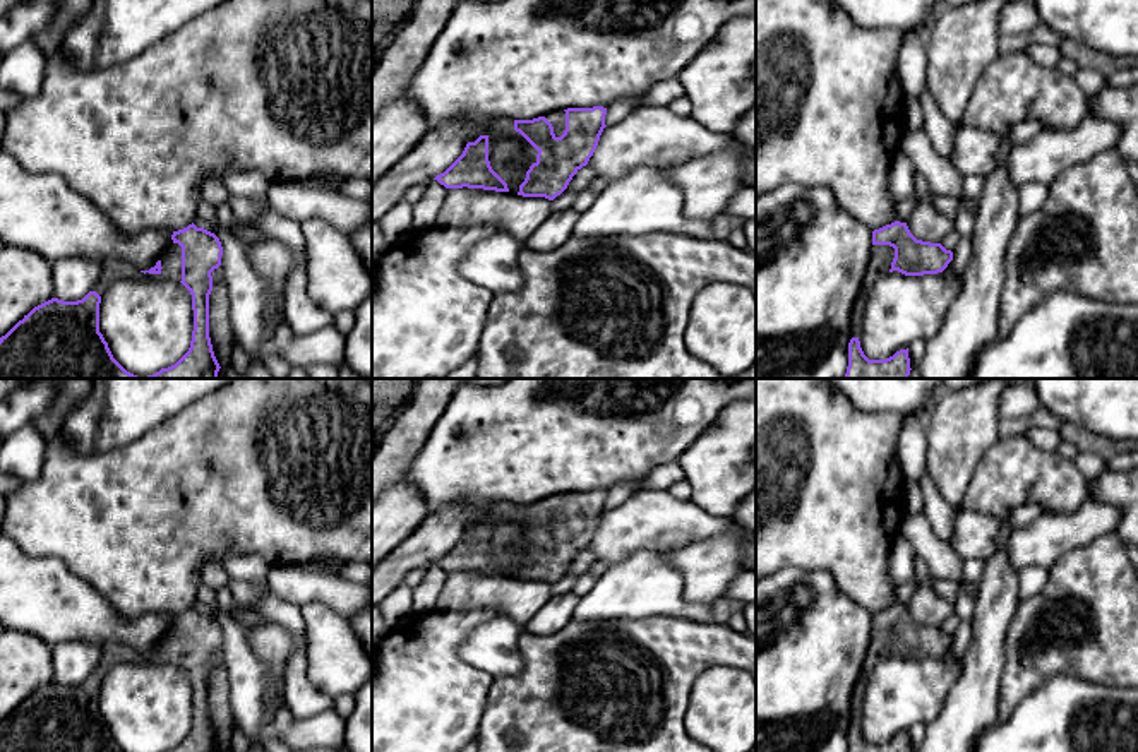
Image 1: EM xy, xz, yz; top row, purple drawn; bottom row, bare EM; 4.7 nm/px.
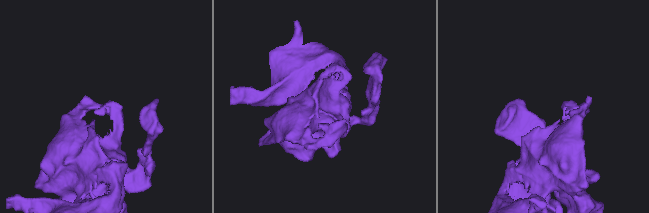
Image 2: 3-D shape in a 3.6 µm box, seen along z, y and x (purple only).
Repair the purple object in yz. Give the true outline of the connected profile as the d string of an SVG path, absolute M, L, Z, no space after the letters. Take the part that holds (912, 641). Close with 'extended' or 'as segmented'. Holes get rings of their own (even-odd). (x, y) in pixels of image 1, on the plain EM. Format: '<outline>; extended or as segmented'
M895 605L872 615L872 637L850 704L847 752L910 752L908 731L886 743L869 743L860 731L862 702L874 666L893 654L905 659L943 656L953 644L953 636L941 627L917 624L907 606Z; extended

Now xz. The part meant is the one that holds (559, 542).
M567 492L533 504L487 502L487 519L524 521L536 534L518 579L560 579L572 560L588 548L605 509L607 492Z; extended

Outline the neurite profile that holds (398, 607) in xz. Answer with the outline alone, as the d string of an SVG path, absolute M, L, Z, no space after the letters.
M399 584L389 596L380 601L379 612L389 629L403 624L415 615L413 589L406 584Z

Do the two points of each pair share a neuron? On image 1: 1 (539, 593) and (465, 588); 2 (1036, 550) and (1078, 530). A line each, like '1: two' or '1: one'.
1: one
2: one

